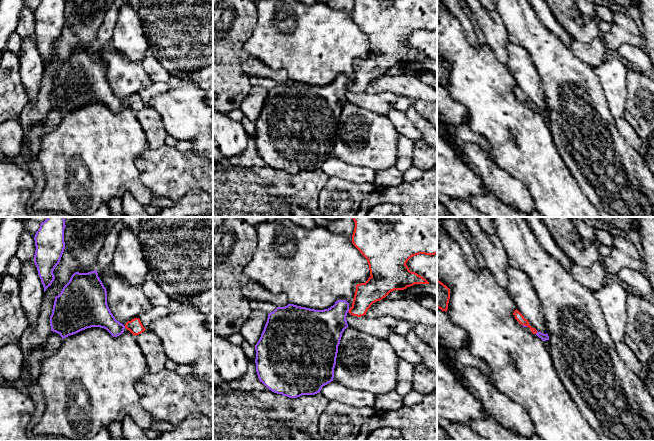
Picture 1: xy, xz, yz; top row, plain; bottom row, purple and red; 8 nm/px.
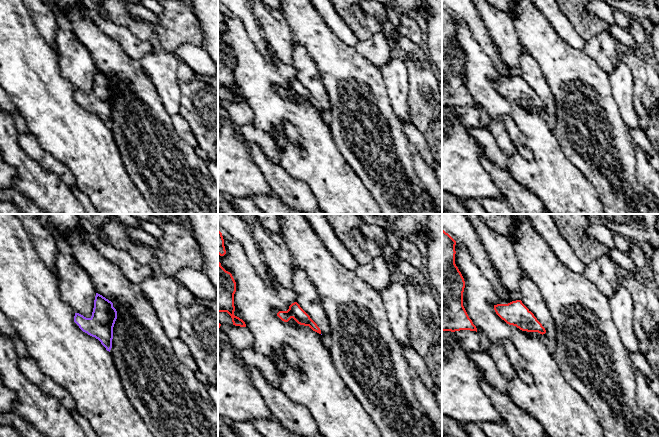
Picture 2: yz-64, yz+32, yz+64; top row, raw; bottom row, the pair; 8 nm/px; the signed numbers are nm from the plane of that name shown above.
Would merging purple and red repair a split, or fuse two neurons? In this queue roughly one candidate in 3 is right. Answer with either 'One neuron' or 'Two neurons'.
One neuron

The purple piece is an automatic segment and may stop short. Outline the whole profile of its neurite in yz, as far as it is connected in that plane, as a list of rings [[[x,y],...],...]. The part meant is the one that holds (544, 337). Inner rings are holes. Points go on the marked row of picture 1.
[[[516,309],[513,313],[515,319],[523,326],[523,327],[529,327],[531,332],[533,334],[536,334],[539,338],[541,338],[543,341],[549,340],[548,334],[544,334],[541,332],[538,332],[535,328],[531,327],[528,320],[524,318],[524,316]]]

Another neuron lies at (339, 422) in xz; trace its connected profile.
[[[330,401],[320,415],[319,434],[323,441],[355,441],[364,422],[376,412],[374,407],[355,408]]]

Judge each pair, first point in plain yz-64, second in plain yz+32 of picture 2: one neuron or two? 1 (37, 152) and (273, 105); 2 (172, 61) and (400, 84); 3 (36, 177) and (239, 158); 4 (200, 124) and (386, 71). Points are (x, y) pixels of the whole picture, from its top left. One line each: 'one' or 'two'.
1: two
2: one
3: two
4: two

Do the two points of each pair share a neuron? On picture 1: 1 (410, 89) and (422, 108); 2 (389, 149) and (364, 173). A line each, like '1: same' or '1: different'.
1: different
2: different

